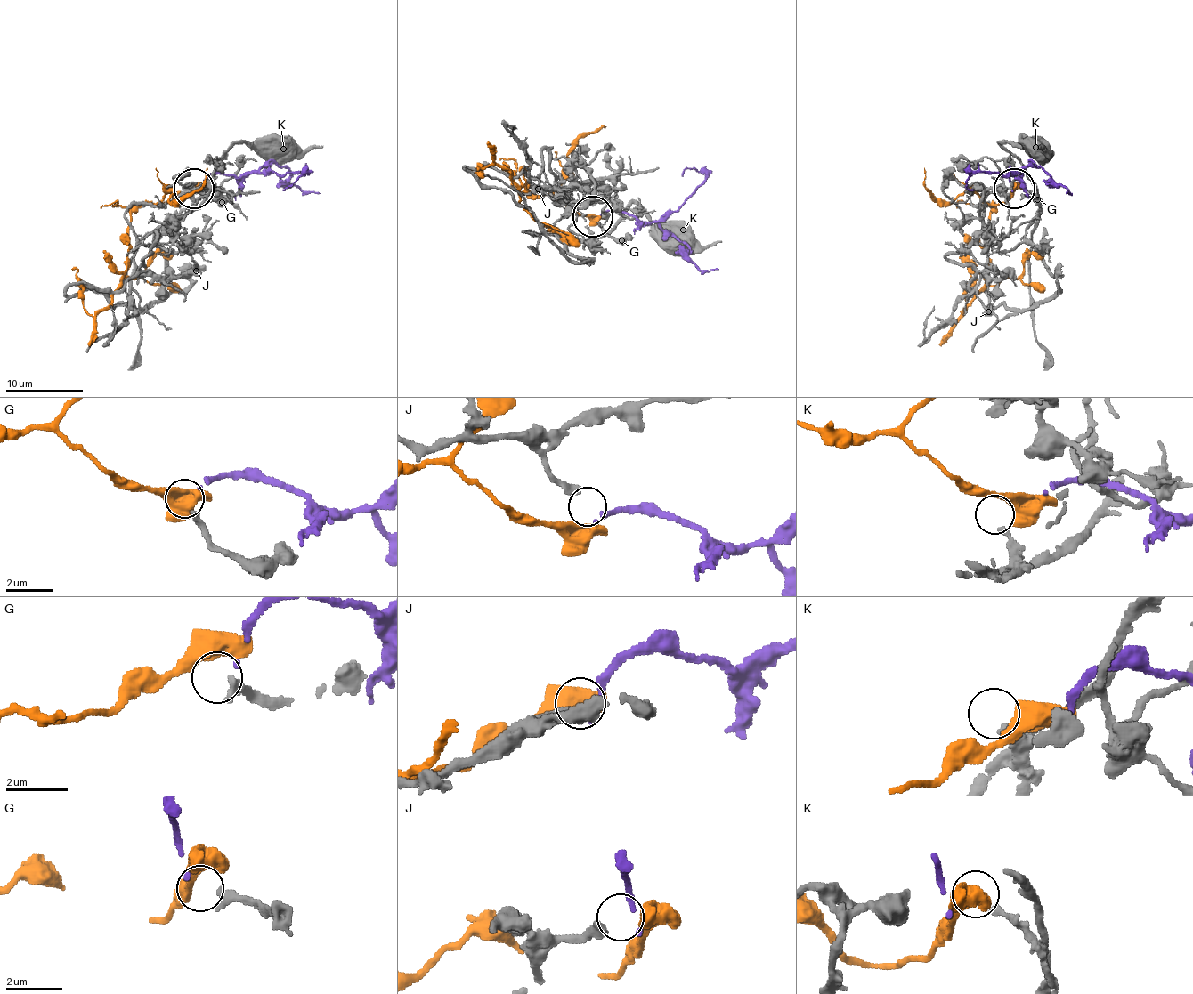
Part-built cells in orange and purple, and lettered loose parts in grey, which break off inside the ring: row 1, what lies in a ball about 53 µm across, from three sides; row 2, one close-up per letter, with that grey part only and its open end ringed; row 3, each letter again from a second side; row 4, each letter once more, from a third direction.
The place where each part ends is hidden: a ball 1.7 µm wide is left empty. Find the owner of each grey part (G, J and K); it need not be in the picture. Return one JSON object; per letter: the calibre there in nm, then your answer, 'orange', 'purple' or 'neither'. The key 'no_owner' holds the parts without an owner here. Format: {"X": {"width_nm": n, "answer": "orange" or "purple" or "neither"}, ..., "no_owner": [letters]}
{"G": {"width_nm": 300, "answer": "neither"}, "J": {"width_nm": 320, "answer": "purple"}, "K": {"width_nm": 240, "answer": "neither"}, "no_owner": ["G", "K"]}

